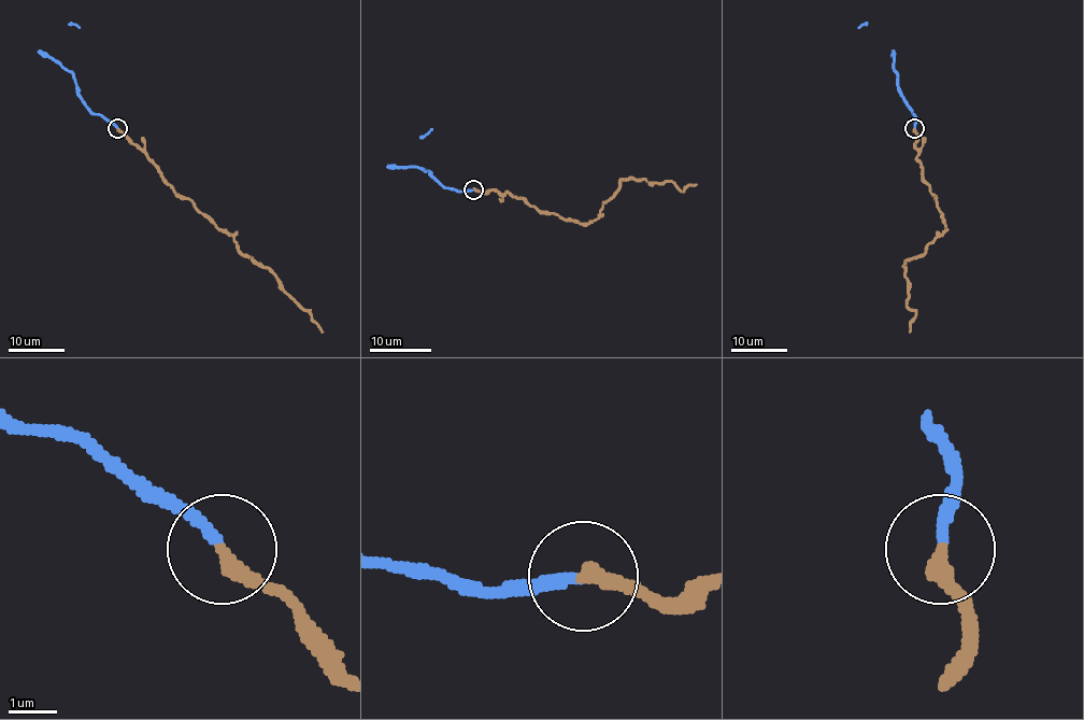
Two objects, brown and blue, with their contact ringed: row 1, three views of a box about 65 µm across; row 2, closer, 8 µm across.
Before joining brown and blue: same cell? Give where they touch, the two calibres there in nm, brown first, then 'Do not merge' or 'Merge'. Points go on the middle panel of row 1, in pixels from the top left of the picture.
Place: (473, 189). Thickness 320 nm (brown) against 240 nm. Merge

